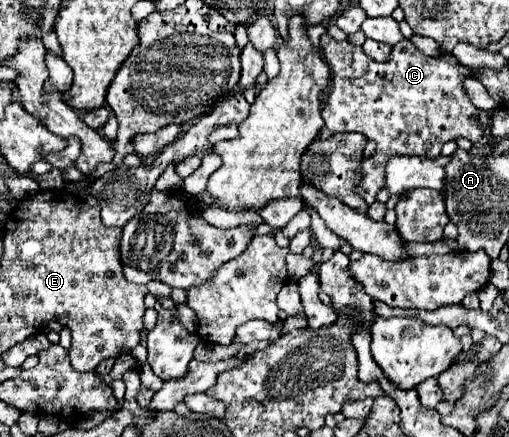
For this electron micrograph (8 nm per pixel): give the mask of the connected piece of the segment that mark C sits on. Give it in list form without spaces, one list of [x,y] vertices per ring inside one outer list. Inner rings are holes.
[[[329,34],[321,36],[321,52],[323,58],[331,70],[331,82],[323,100],[323,120],[325,126],[319,132],[319,138],[329,138],[337,132],[363,132],[367,140],[373,140],[377,144],[377,152],[371,158],[365,158],[365,164],[361,168],[363,182],[357,186],[357,192],[367,204],[373,204],[377,200],[377,192],[385,188],[385,164],[393,156],[427,156],[437,158],[441,154],[441,148],[447,140],[453,138],[467,138],[471,142],[477,142],[483,136],[483,130],[477,122],[477,108],[469,102],[463,78],[471,74],[469,68],[459,66],[457,58],[451,54],[433,58],[421,54],[409,40],[401,40],[393,46],[387,62],[375,62],[369,58],[361,46],[355,46],[347,40],[337,42]]]

